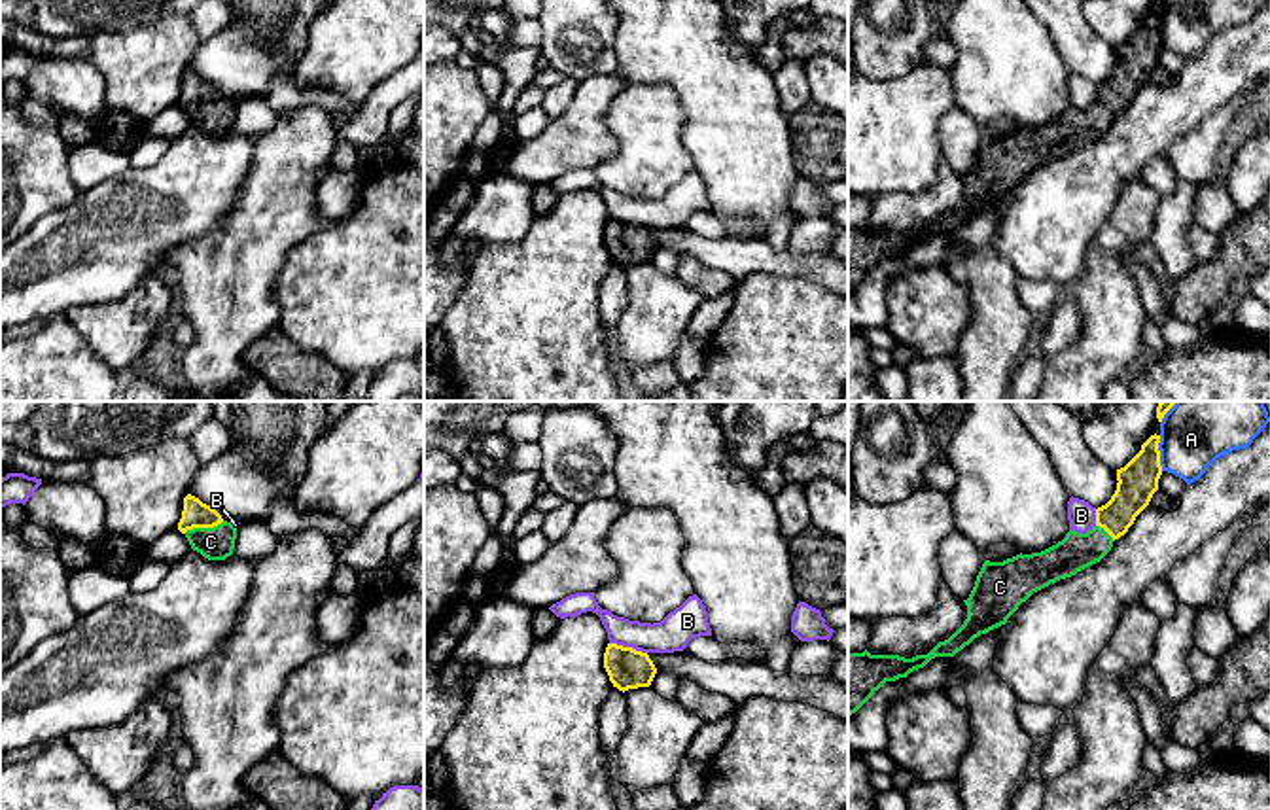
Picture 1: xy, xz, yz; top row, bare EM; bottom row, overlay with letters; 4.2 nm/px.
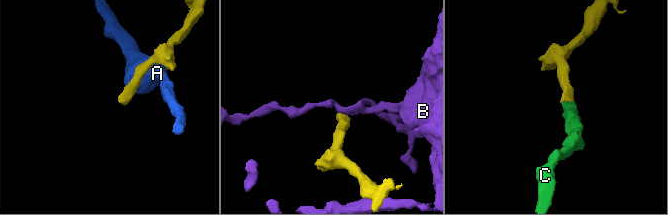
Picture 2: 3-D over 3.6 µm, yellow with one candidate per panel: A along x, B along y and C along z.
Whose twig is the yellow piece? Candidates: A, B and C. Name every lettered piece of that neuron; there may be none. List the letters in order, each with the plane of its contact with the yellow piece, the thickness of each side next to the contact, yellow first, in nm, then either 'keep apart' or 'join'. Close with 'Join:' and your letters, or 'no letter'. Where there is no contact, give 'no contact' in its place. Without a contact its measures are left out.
A: yz | 170/320 nm | keep apart
B: xz | 170/150 nm | keep apart
C: xy | 120/140 nm | join
Join: C

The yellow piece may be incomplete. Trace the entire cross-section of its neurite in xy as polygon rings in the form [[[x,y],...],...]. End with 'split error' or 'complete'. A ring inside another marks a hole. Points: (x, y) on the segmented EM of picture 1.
[[[191,494],[184,498],[178,530],[187,537],[191,549],[208,560],[225,560],[233,555],[237,528]]] | split error

